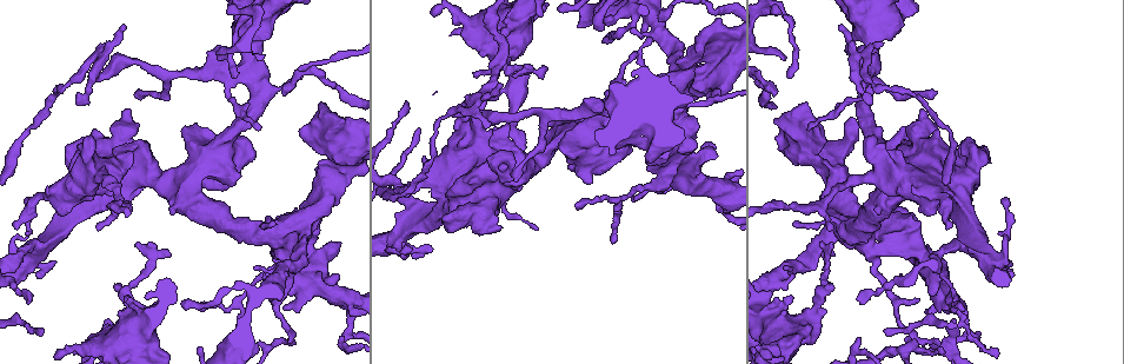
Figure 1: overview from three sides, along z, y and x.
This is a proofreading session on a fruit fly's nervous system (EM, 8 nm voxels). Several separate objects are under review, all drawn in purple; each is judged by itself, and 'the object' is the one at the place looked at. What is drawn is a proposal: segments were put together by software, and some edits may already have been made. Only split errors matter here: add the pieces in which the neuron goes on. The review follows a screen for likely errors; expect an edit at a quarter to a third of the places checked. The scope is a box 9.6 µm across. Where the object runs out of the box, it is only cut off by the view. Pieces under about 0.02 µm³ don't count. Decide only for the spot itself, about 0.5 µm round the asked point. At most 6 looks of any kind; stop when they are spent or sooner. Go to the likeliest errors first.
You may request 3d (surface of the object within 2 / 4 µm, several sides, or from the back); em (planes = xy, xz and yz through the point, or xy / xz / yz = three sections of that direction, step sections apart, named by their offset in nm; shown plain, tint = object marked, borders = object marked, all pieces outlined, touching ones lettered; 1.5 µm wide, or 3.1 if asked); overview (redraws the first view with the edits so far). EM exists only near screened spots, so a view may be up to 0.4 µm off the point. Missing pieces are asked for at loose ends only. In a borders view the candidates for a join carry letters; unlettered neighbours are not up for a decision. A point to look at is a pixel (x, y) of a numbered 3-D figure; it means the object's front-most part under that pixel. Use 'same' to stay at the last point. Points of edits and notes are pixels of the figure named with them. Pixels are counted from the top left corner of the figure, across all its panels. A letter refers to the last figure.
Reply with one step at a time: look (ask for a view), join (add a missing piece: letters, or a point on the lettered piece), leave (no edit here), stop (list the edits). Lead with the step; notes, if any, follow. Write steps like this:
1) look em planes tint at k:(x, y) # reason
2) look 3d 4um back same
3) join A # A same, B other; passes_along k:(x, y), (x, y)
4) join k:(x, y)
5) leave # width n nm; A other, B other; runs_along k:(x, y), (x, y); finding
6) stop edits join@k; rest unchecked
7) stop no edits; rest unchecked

look em xy step 4 borders at 1:(219, 60) # thin end

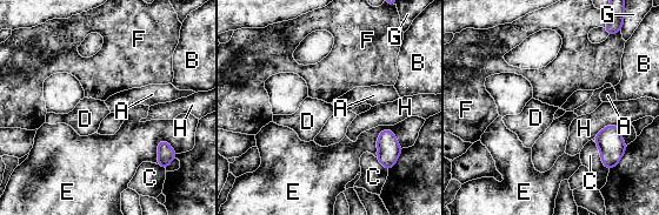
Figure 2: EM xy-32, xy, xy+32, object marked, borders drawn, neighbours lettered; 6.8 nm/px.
look em planes borders same # cut it another way

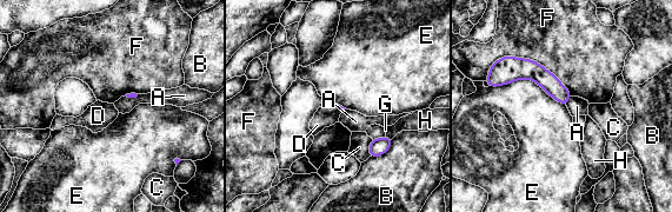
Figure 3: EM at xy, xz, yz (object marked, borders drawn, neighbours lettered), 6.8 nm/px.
leave # A other, B other, C other, D other, E other, F other, G other, H other; none of them fits

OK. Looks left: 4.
look em planes borders at 1:(405, 102) # end of a long branch

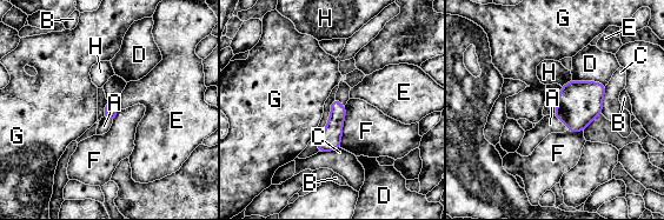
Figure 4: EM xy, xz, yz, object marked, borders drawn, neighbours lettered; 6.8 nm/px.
join A # longest_contact F 300 nm; A same, B other, C other, D other, E other, F other, G other, H other; passes_along 4:(579, 102), (562, 120), (550, 124); it goes on there

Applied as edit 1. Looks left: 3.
look 3d 4um at 1:(551, 122) # stops while still wide

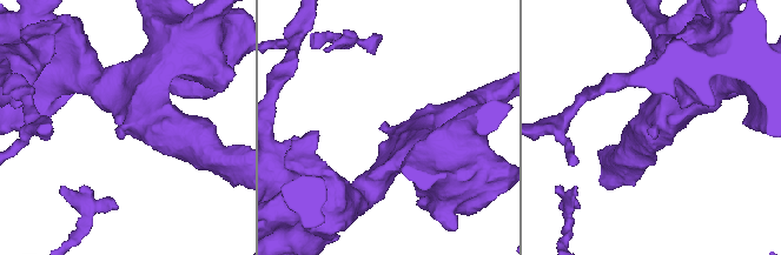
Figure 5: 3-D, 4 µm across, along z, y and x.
look em planes borders at 5:(655, 134) # now the EM

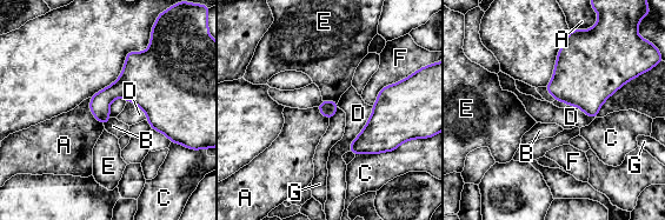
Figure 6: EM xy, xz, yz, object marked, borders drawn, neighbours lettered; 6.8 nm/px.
leave # A other, B other, C other, D other, E other, F other, G other; border 6:(91, 98), (90, 110), (102, 125); no lettered piece goes on from it

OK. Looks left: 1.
stop edits join@4; rest unchecked

